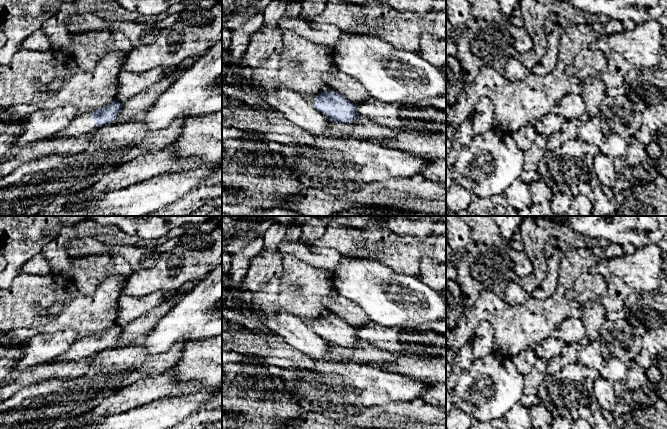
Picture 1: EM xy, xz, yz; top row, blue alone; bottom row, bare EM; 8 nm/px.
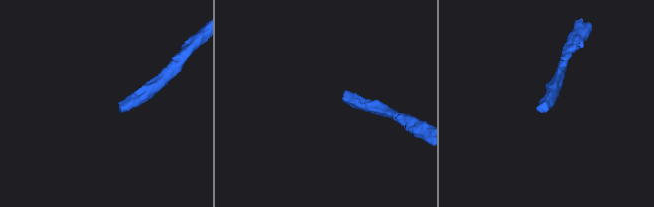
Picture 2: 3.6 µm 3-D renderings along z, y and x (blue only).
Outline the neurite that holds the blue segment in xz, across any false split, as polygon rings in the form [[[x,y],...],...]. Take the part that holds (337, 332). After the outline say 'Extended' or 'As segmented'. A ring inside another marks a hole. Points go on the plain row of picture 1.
[[[334,314],[322,316],[312,321],[310,326],[332,346],[351,348],[360,340],[356,336],[356,328]]]. Extended

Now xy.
[[[115,323],[106,331],[79,338],[59,357],[59,360],[61,362],[88,360],[98,352],[116,345],[122,330],[123,327],[118,326]]]. Extended

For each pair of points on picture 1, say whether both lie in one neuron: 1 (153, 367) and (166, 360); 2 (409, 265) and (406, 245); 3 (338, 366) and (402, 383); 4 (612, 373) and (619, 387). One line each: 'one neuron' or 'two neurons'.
1: one neuron
2: one neuron
3: one neuron
4: two neurons

